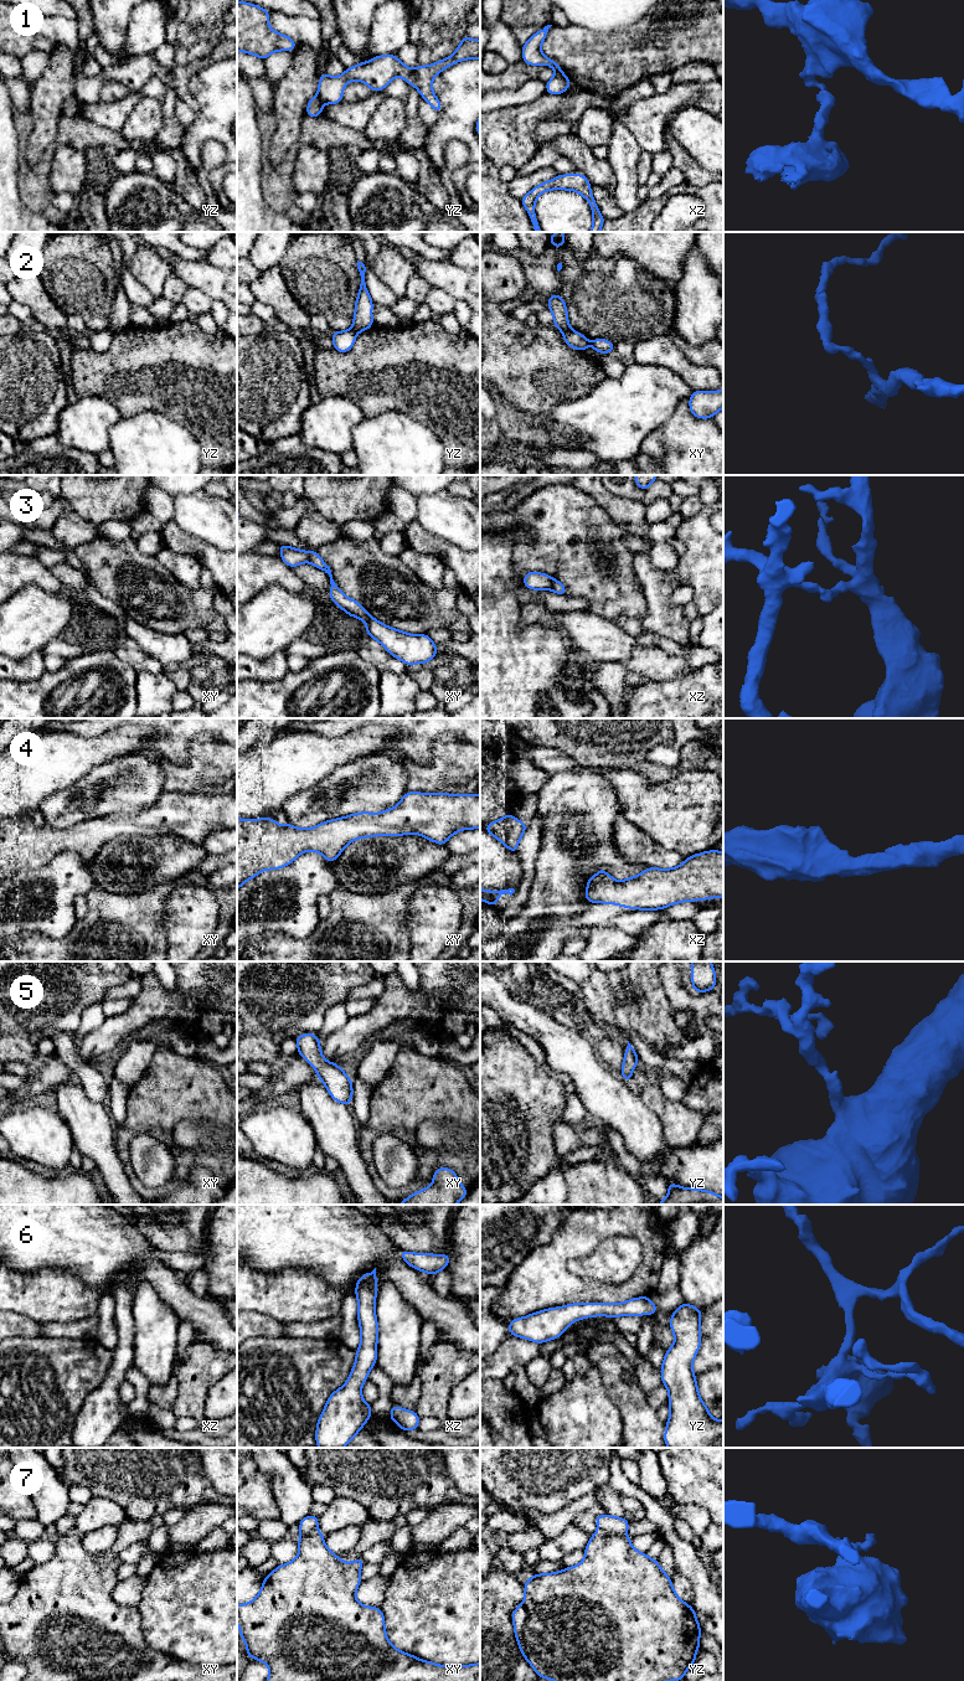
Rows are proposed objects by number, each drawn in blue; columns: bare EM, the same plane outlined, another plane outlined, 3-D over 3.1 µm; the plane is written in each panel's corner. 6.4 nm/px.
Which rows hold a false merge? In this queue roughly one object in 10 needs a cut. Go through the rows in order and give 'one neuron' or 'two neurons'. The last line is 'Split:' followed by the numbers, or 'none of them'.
1: two neurons
2: two neurons
3: two neurons
4: one neuron
5: one neuron
6: one neuron
7: two neurons
Split: 1, 2, 3, 7

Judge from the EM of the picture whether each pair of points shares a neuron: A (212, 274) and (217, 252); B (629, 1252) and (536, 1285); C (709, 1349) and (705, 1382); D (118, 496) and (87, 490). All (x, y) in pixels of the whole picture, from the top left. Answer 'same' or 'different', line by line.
A: different
B: different
C: different
D: same

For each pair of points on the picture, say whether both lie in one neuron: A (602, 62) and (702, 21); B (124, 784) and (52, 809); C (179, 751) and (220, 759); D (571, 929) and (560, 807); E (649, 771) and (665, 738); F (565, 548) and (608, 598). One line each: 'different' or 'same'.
A: same
B: same
C: different
D: same
E: same
F: same

